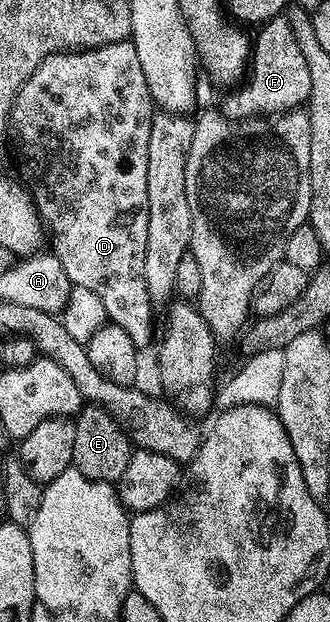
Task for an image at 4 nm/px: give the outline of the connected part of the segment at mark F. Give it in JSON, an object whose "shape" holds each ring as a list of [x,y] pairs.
{"shape":[[[287,16],[271,17],[259,26],[260,33],[250,45],[250,64],[242,83],[231,90],[232,93],[218,105],[220,112],[228,117],[262,117],[286,113],[289,109],[299,109],[310,95],[310,71],[302,56],[302,47],[294,39]]]}

